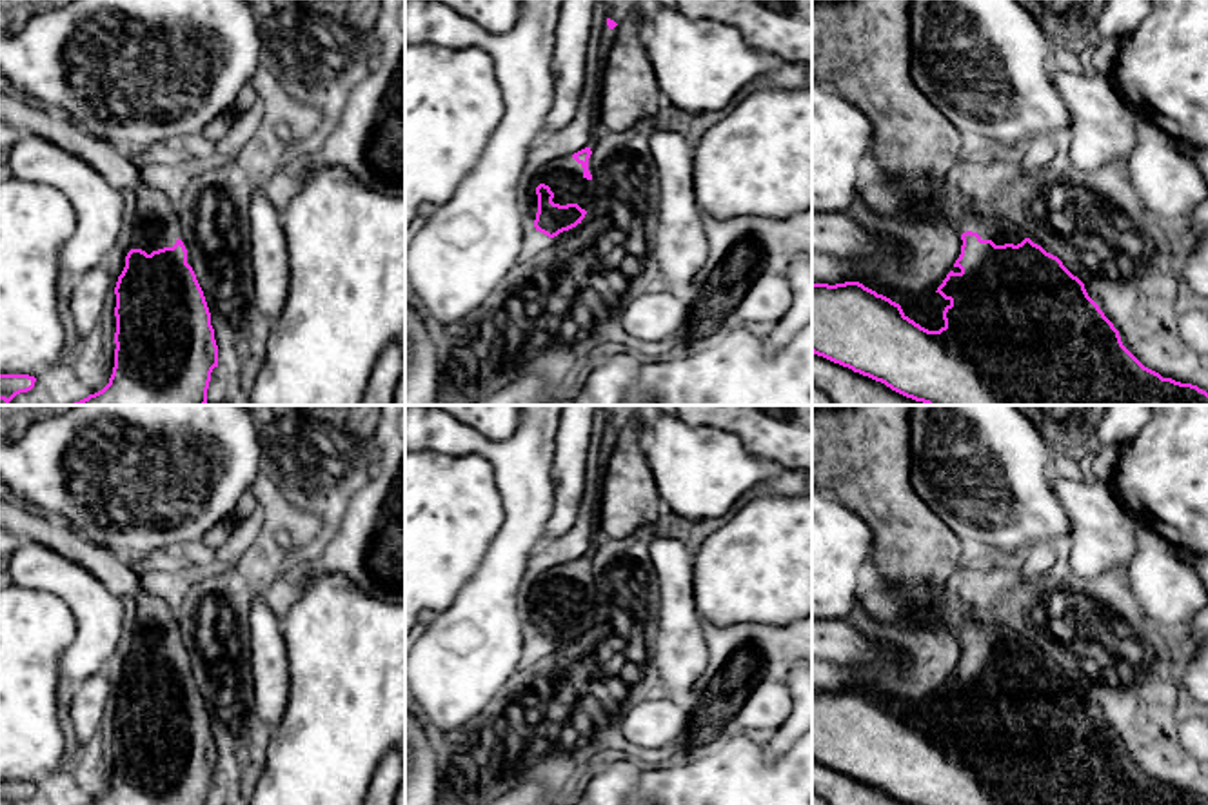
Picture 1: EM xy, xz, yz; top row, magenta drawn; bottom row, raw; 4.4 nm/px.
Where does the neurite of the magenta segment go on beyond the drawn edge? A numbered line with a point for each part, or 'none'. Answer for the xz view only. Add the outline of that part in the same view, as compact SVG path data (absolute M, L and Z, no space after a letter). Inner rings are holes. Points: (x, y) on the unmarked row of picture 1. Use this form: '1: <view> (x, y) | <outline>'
1: xz (564, 582) | M572 563L554 565L543 571L534 583L534 594L540 591L550 594L554 600L554 611L578 611L585 618L590 616L592 587L583 583L581 571L578 571Z

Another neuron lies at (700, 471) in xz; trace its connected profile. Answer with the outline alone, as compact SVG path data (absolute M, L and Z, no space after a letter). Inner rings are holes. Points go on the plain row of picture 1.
M676 412L647 425L641 447L663 507L688 520L727 514L743 494L774 476L776 463L750 454L738 436L688 425Z

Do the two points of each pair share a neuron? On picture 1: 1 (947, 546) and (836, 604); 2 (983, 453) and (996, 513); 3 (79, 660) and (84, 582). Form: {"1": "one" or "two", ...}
{"1": "two", "2": "one", "3": "one"}

